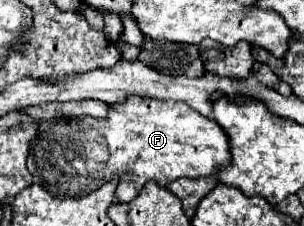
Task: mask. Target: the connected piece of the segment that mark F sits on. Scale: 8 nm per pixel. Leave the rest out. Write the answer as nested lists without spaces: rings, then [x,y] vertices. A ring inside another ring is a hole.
[[[127,96],[123,104],[111,104],[105,118],[83,116],[83,118],[39,122],[39,132],[31,142],[31,152],[41,186],[45,186],[53,196],[71,196],[71,198],[85,196],[101,188],[101,184],[113,180],[113,176],[117,176],[119,184],[115,196],[119,202],[131,202],[141,192],[143,184],[149,180],[155,180],[159,186],[167,186],[169,182],[185,176],[199,178],[215,174],[215,170],[231,162],[229,138],[215,120],[201,116],[187,104],[169,100],[151,100],[147,96]]]

